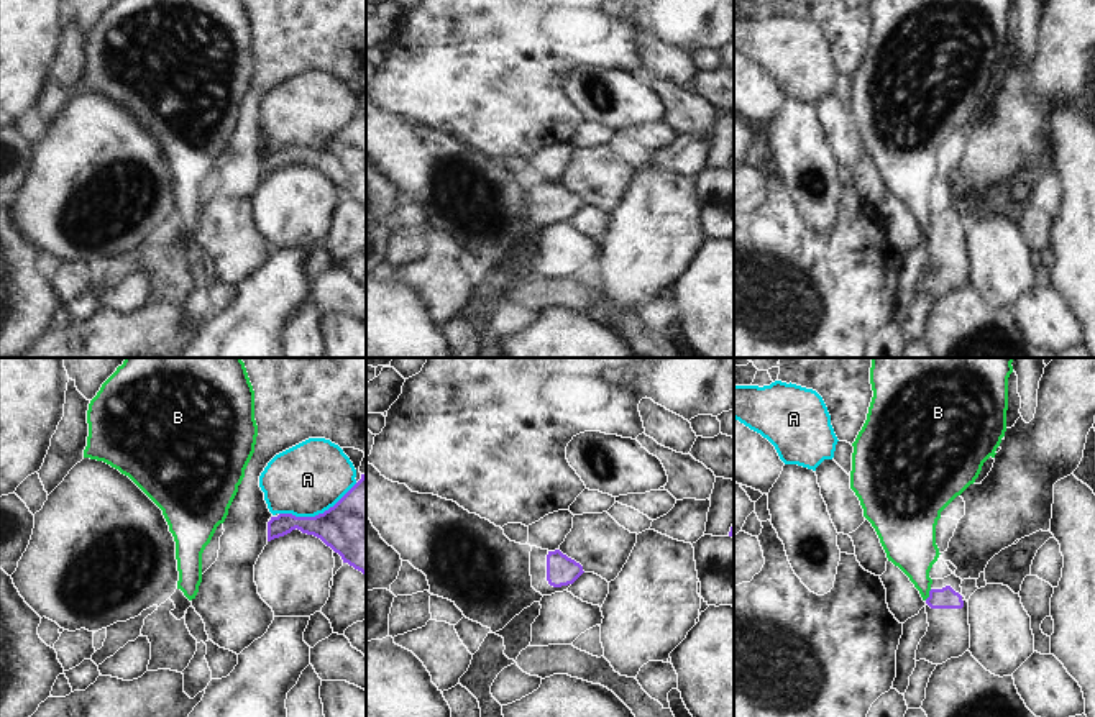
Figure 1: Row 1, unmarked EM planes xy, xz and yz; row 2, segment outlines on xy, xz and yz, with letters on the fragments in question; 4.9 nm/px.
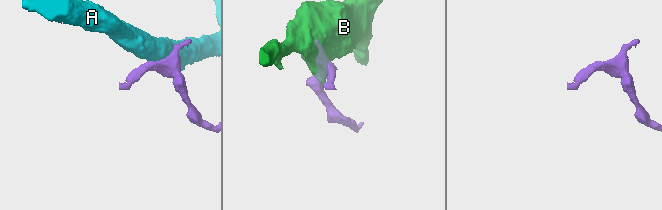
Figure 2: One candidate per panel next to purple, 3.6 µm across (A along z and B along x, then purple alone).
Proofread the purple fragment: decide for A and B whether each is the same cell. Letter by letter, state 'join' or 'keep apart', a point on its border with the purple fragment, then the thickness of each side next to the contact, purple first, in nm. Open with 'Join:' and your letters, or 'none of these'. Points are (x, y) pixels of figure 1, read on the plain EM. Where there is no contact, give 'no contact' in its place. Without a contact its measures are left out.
Join: none of these
A: keep apart | xy (319, 146) | 380/360 nm
B: keep apart | yz (930, 227) | 110/240 nm

